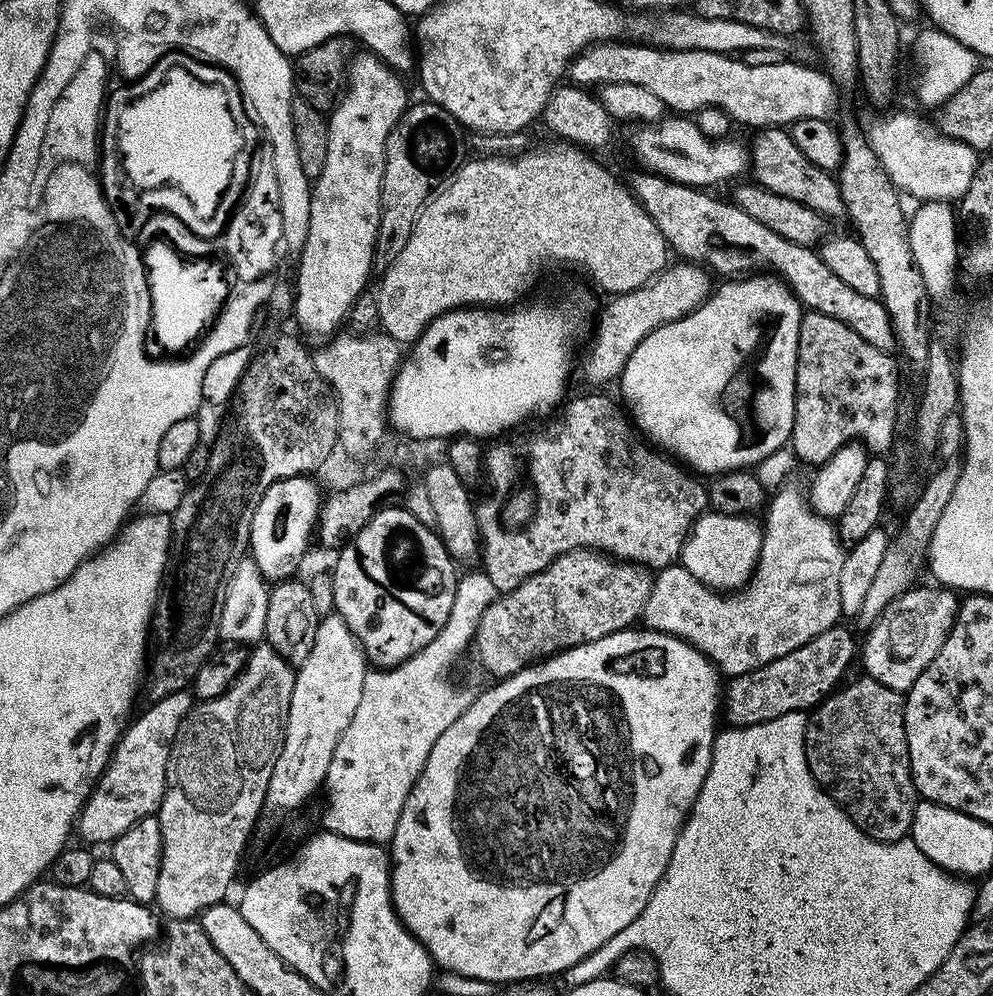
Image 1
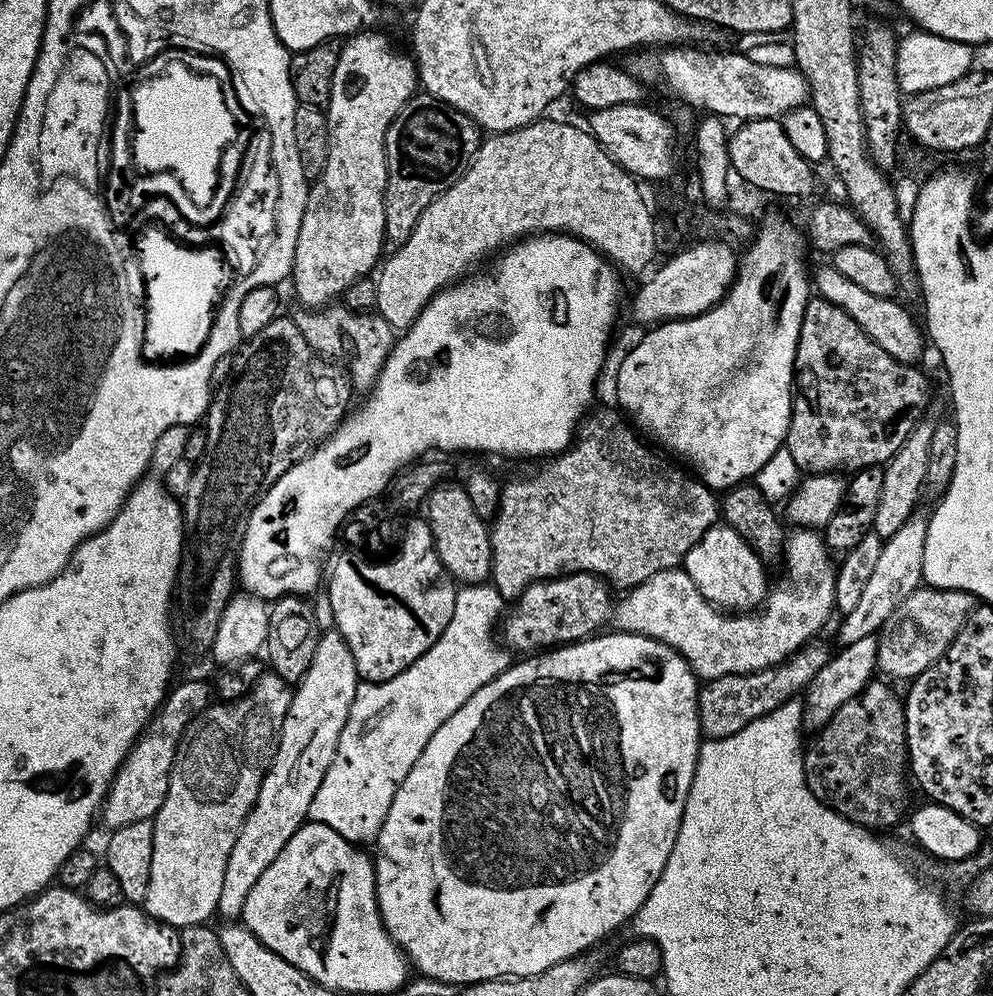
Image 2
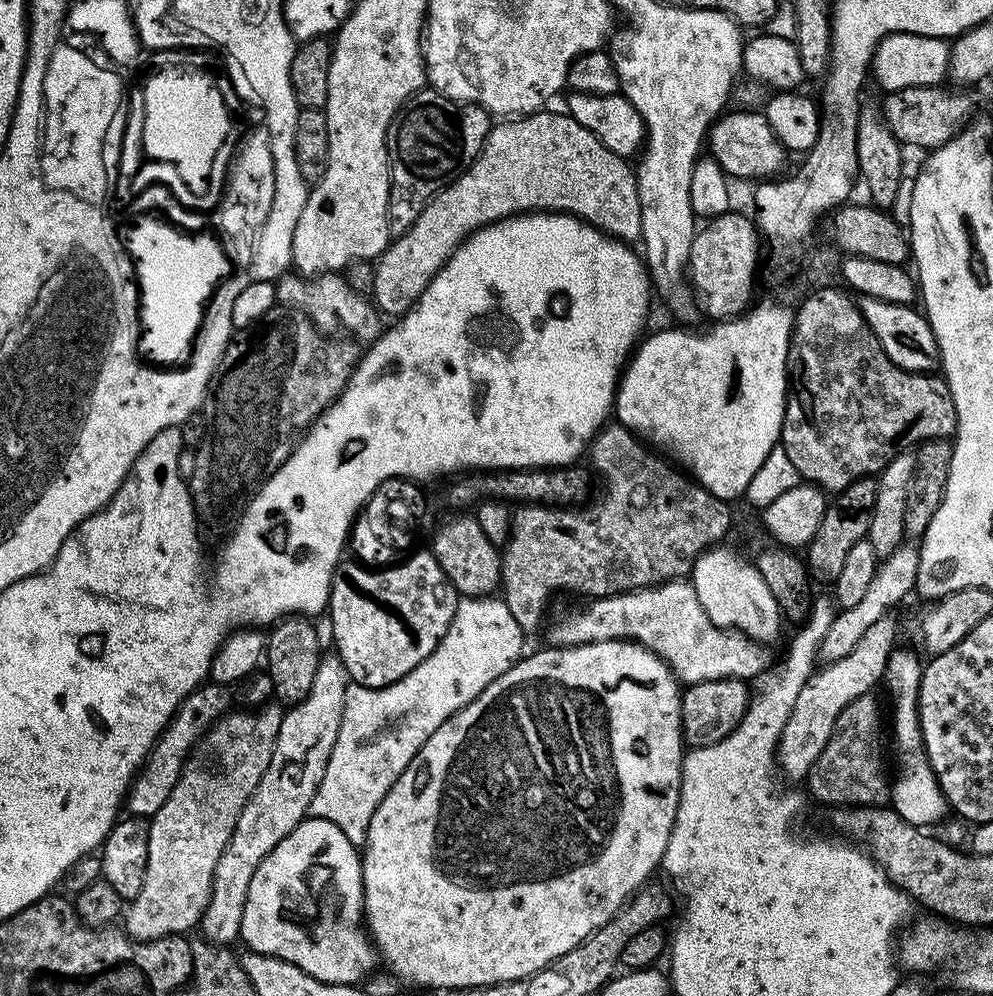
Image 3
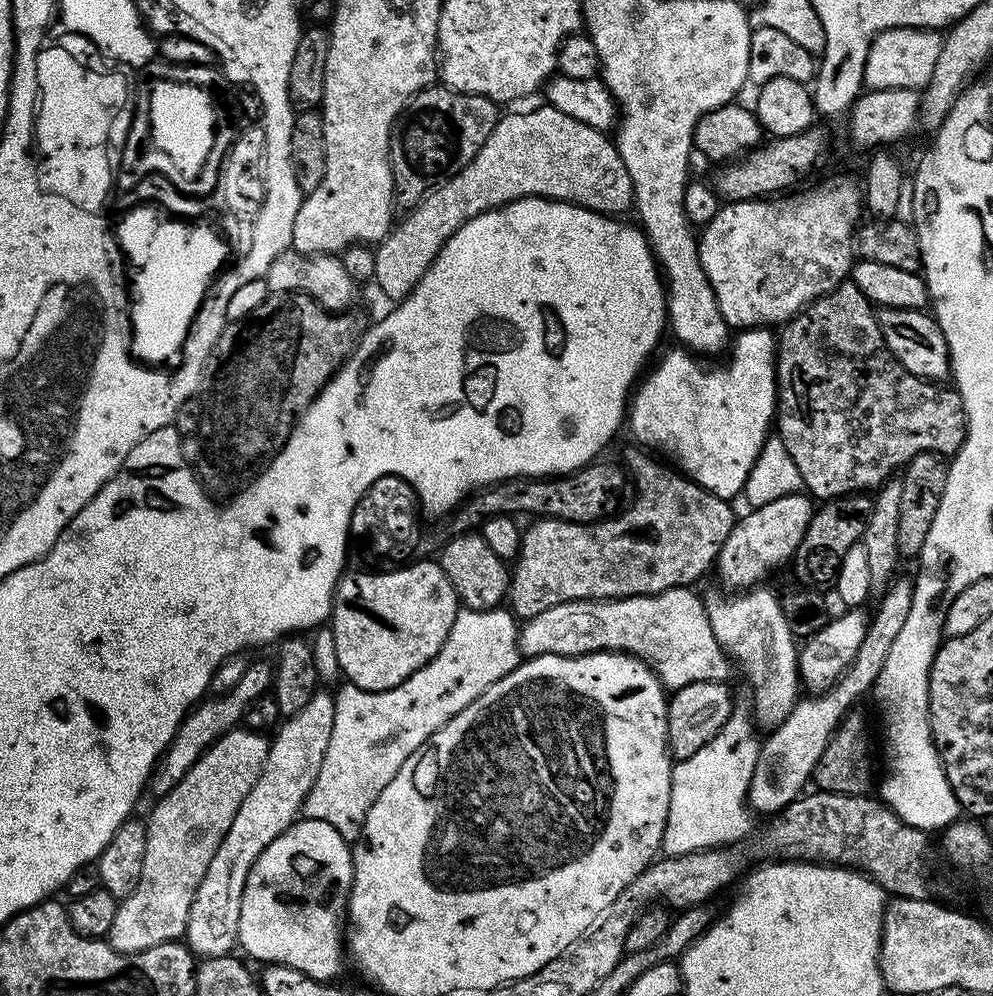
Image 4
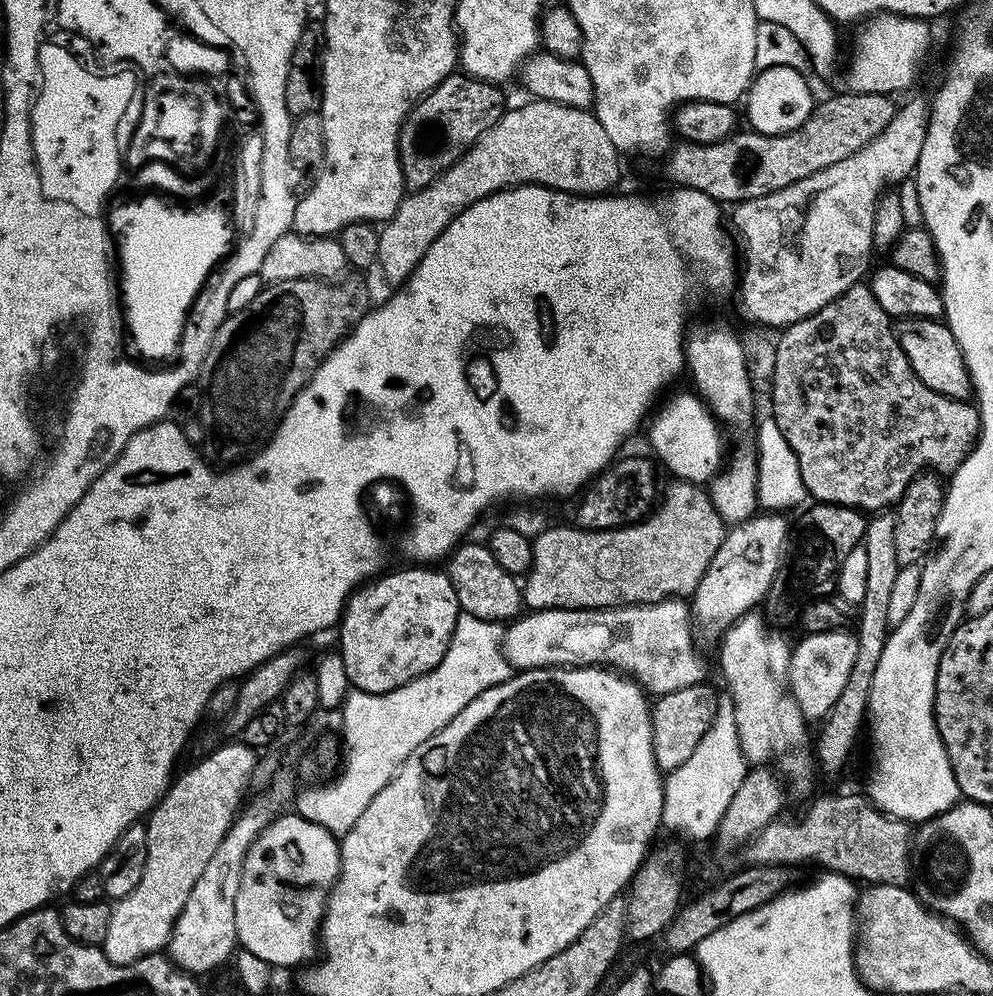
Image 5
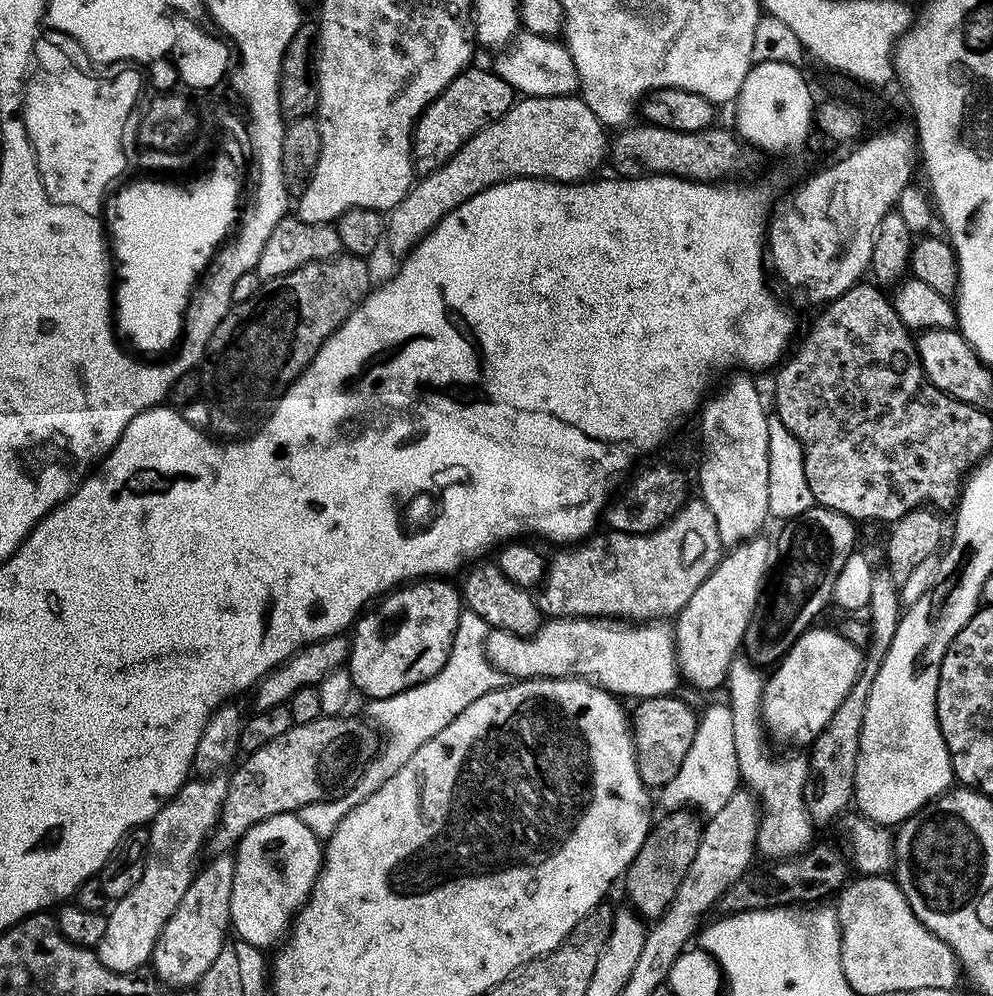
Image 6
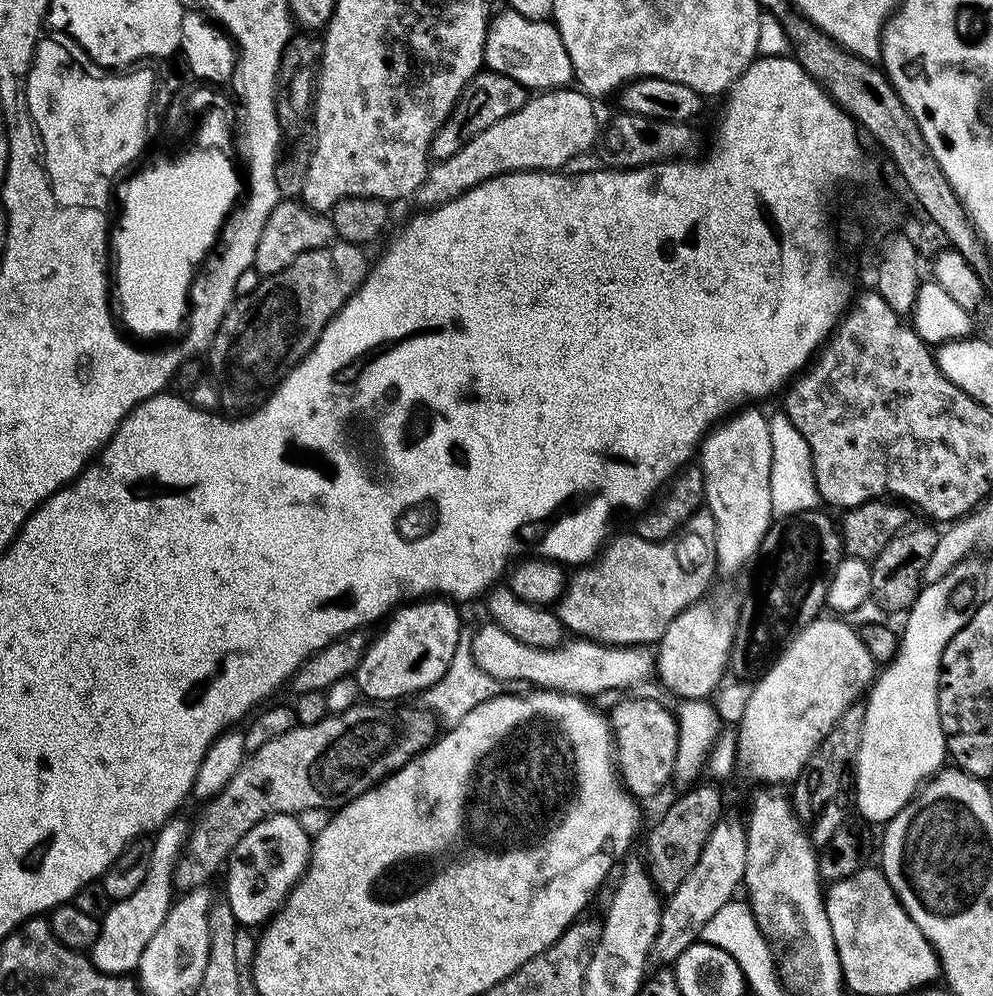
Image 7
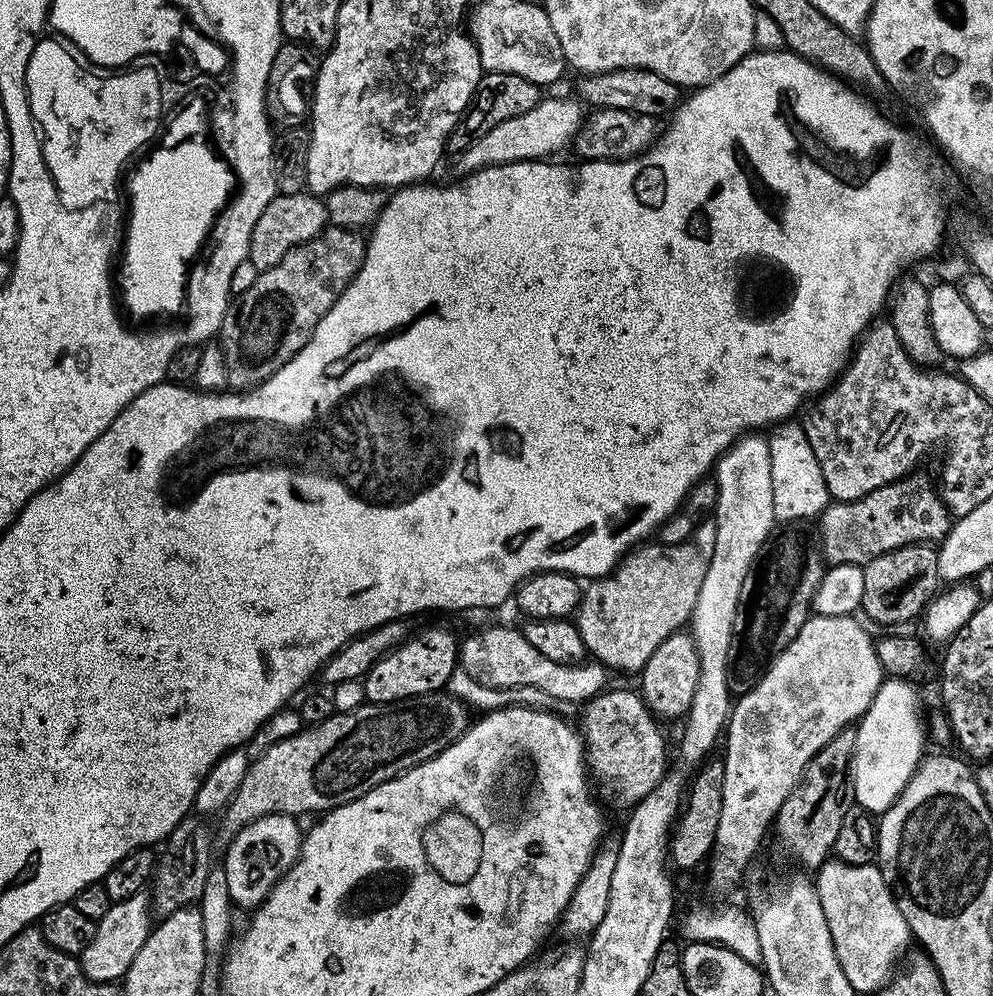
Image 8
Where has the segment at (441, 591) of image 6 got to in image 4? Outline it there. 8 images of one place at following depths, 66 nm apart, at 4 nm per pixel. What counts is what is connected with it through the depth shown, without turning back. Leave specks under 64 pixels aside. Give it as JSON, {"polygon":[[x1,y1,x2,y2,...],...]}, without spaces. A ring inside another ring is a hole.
{"polygon":[[425,559,410,564,409,568,396,568,393,572,348,570,336,583,330,627,334,634,334,646,338,650,338,666,347,683,367,692,390,690,406,682,410,674,435,658,438,650,442,650,450,634,450,626,454,626,454,618,462,607,456,599,454,586,450,586,450,578,446,578,439,563]]}

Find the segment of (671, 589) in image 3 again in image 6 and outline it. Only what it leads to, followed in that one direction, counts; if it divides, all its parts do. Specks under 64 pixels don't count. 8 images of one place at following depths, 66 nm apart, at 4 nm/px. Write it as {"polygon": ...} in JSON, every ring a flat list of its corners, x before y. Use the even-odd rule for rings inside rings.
{"polygon":[[573,616,571,618,548,618,540,625,539,632,535,636,515,636,501,628,494,628,489,631,486,642,484,643,486,650,486,658,491,662,495,668,500,672,505,672,510,678,516,680,537,680,540,676,542,678,566,678,571,676,573,678,594,678,595,683,599,687,605,688,606,691,611,692,617,698,625,698,624,696,636,696,637,701,649,700,655,696,666,696,677,691,676,683,681,683,682,677,680,669,676,667,676,638,674,635,674,628,671,623,665,622,663,619,650,620,647,622,632,623,618,620,615,618,585,618,582,616]]}

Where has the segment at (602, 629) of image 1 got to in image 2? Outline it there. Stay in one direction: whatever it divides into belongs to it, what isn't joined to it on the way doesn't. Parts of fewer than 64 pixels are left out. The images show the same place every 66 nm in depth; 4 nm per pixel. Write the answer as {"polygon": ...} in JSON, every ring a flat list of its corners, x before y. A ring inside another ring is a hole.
{"polygon":[[570,572,553,576,551,580,537,580,511,605,502,624,503,643,513,653,536,654,589,639,599,633,603,629,600,627,607,620,609,623,613,615,614,596,612,600,611,594,609,585,589,572]]}

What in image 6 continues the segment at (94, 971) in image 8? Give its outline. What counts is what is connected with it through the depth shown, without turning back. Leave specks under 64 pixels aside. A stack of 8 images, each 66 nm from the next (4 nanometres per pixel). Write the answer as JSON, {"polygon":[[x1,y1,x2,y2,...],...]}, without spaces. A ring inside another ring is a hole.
{"polygon":[[224,774,189,779,152,820,148,828,148,861,146,870,142,870,142,879,130,894,126,894,126,898,111,905,107,913,106,934,102,934,102,942,94,949,110,970,134,972,151,961,152,951,166,922,174,910,178,910,178,902,182,902,198,871,196,859,206,848,212,829,220,821,220,807,227,789,228,776]]}

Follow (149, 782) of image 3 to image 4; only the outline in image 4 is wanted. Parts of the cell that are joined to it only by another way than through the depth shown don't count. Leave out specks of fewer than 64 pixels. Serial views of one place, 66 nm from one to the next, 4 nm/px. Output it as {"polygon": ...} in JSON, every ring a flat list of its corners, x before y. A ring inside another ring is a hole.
{"polygon":[[271,659,254,662,252,660,247,665,238,684,229,693,221,696,209,695,207,698,201,699,189,711,180,723,180,729,174,734,170,746,160,756,156,767,152,769,150,792,153,792,153,797,159,798,165,796,170,790,174,790,174,786,178,786,178,782,182,782,182,778,186,778,186,774,194,766,194,762,198,762,198,758,202,758,204,751,237,727,243,721,246,711,260,696,269,695,273,675,274,664]]}

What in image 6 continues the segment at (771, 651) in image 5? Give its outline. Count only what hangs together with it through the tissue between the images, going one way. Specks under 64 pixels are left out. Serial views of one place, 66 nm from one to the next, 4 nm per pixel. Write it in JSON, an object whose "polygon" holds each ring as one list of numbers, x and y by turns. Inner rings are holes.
{"polygon":[[747,658,733,659,728,667,726,704,732,710,734,750,741,781,758,797,760,823,756,826,756,852,775,862,807,852,814,840,814,825,804,801,804,787,808,781,807,755,779,760,768,749,770,740,760,715,766,680,763,675,760,677,760,672,761,669]]}

